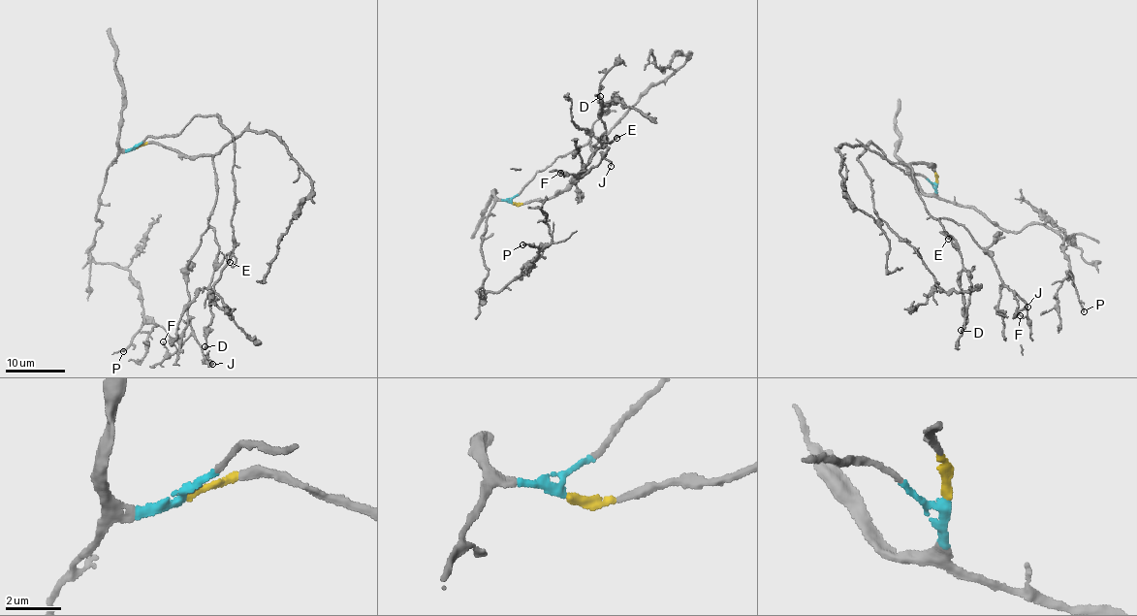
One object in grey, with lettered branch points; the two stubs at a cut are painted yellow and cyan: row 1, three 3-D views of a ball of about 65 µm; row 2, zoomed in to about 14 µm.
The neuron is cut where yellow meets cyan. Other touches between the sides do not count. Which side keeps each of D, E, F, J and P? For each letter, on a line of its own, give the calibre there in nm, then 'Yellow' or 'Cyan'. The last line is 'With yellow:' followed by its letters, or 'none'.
D: Thickness 260 nm. Yellow
E: Thickness 160 nm. Yellow
F: Thickness 130 nm. Yellow
J: Thickness 150 nm. Yellow
P: Thickness 240 nm. Cyan
With yellow: D, E, F, J

